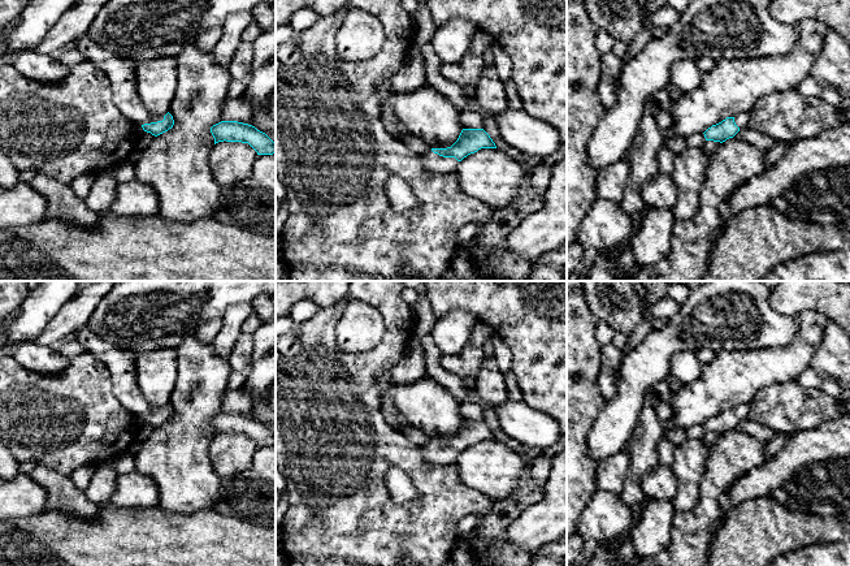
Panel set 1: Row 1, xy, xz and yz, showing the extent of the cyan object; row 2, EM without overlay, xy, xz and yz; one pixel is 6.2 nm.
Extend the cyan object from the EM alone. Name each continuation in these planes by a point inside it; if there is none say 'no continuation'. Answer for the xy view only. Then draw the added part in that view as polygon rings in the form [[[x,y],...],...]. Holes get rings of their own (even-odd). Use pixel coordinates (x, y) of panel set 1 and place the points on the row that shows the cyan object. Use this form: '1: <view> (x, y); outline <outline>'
1: xy (121, 72); outline [[[87,33],[77,38],[71,47],[108,75],[112,100],[126,118],[138,125],[164,120],[164,116],[153,116],[144,108],[136,88],[138,64],[134,60],[112,53],[94,42]]]

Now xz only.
1: xz (432, 163); outline [[[431,150],[419,156],[422,168],[428,173],[452,173],[456,170],[457,160],[455,157],[443,157]]]

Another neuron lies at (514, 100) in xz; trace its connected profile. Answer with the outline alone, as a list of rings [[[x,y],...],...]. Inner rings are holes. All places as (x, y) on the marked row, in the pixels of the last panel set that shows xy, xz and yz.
[[[513,82],[504,83],[504,91],[507,95],[507,105],[509,109],[521,111],[524,108],[522,100],[517,92]]]

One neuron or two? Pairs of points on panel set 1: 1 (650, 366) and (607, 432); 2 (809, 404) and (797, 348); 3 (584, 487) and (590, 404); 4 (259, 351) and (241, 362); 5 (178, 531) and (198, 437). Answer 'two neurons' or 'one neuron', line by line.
1: one neuron
2: two neurons
3: one neuron
4: two neurons
5: two neurons

